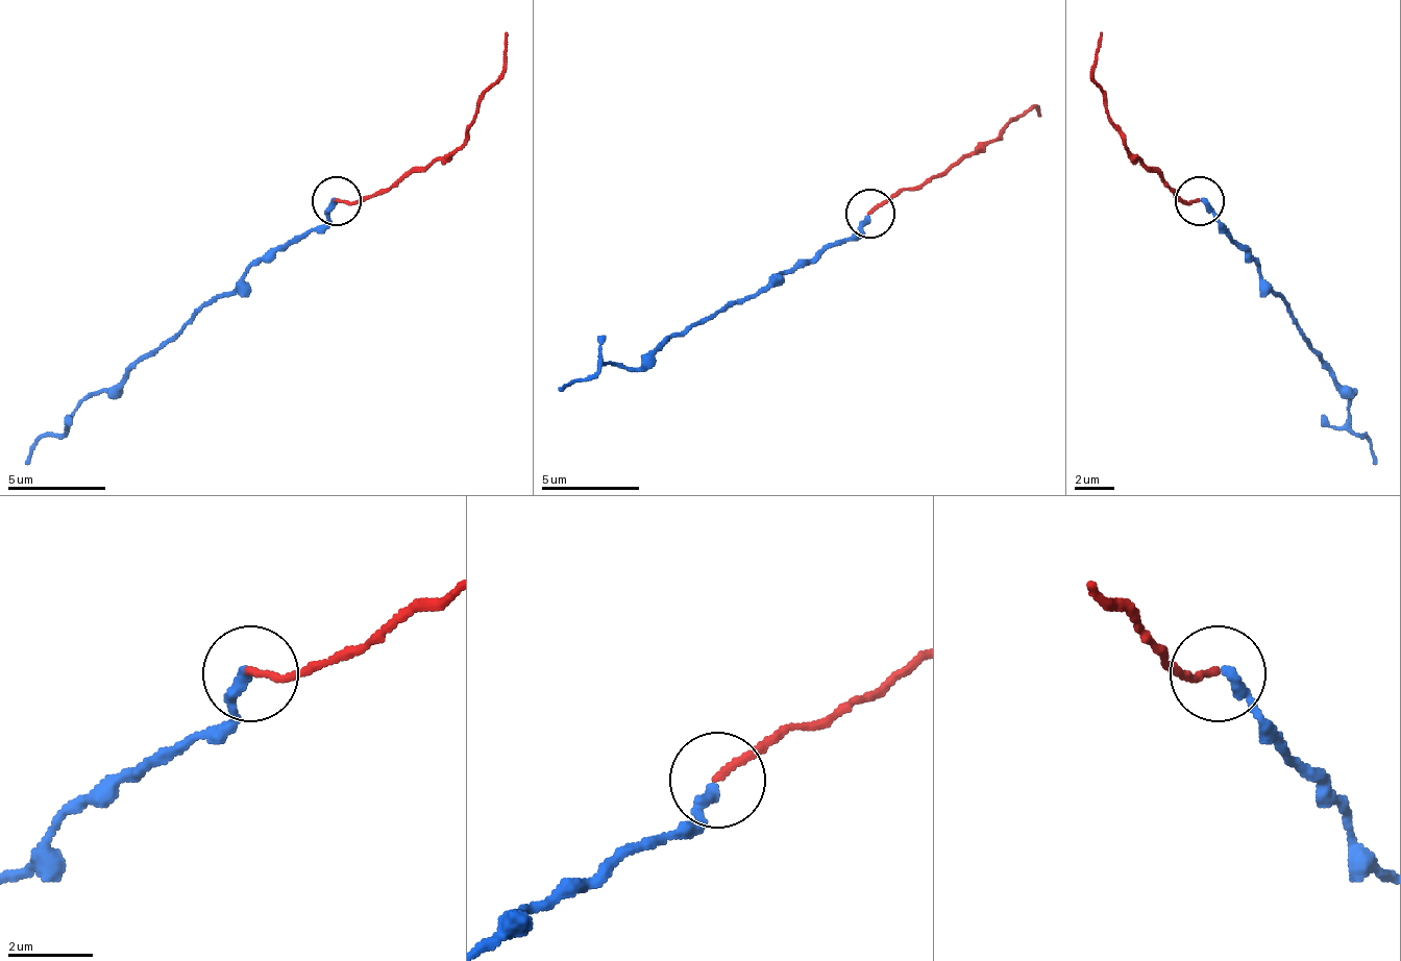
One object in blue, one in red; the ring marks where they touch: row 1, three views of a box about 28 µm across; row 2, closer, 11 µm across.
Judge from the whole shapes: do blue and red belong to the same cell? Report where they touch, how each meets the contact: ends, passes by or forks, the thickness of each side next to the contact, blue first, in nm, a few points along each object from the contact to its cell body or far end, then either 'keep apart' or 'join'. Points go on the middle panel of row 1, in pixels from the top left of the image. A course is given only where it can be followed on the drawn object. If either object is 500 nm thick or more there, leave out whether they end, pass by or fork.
at (869, 214); blue ends there; red ends there; 280 nm thick on the blue side, 170 nm on the other; blue runs (870, 217), (851, 237), (797, 261), (763, 291), (743, 295), (669, 335), (635, 369), (600, 364), (557, 389); red runs (870, 212), (988, 144), (1033, 109), (1042, 114); join

